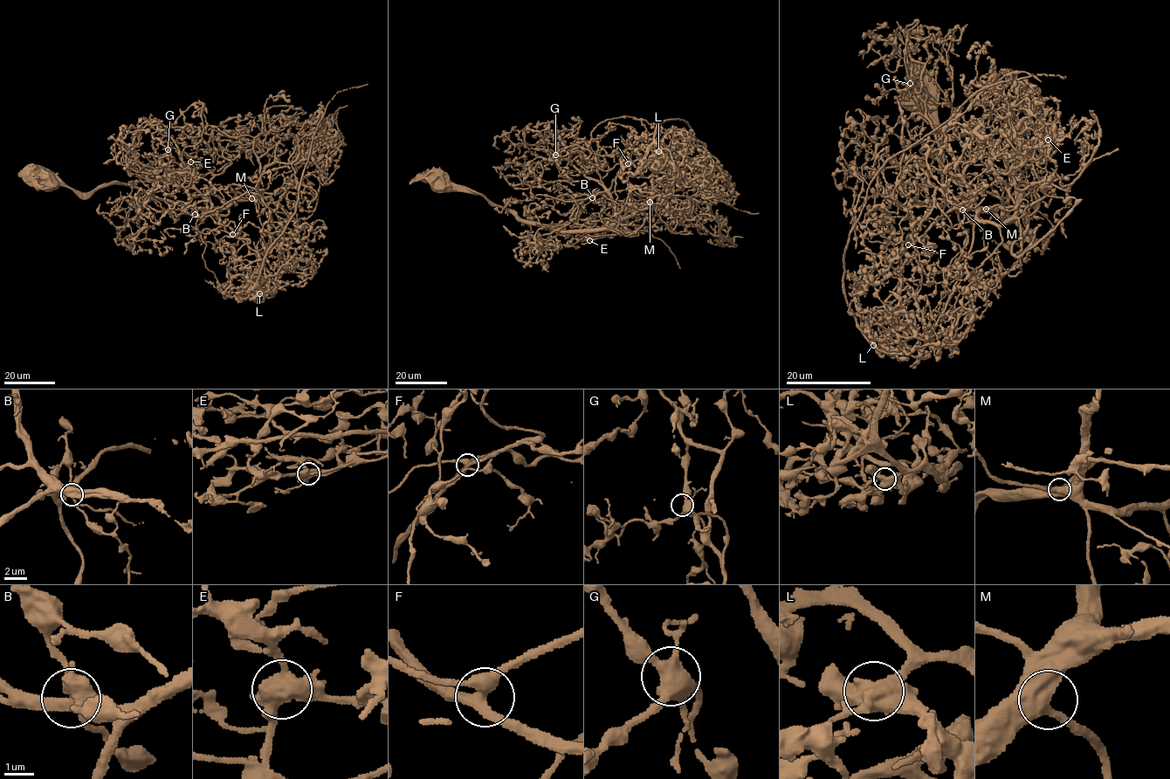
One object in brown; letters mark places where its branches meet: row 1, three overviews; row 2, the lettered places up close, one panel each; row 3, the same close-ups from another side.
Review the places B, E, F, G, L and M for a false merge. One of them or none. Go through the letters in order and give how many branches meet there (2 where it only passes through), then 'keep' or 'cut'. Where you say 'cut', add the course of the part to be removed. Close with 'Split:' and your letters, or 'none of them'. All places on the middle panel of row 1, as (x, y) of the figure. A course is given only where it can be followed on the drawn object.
B: branches 4; keep
E: branches 5; keep
F: branches 4; keep
G: branches 4; keep
L: branches 4; cut; course (658, 151), (657, 124), (672, 119), (685, 121), (701, 159), (729, 204), (759, 213)
M: branches 3; keep
Split: L

